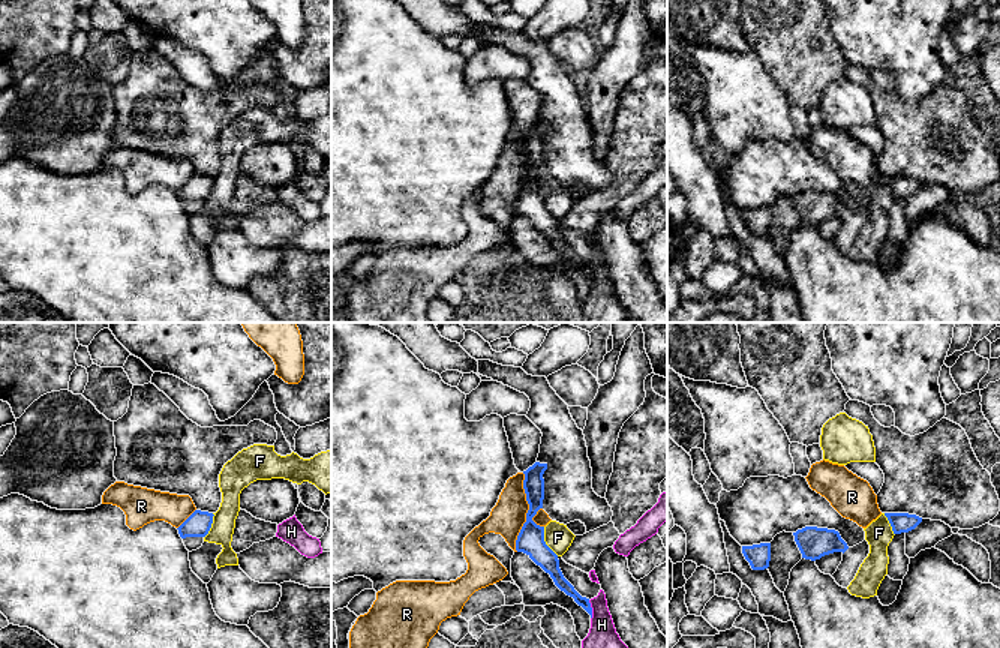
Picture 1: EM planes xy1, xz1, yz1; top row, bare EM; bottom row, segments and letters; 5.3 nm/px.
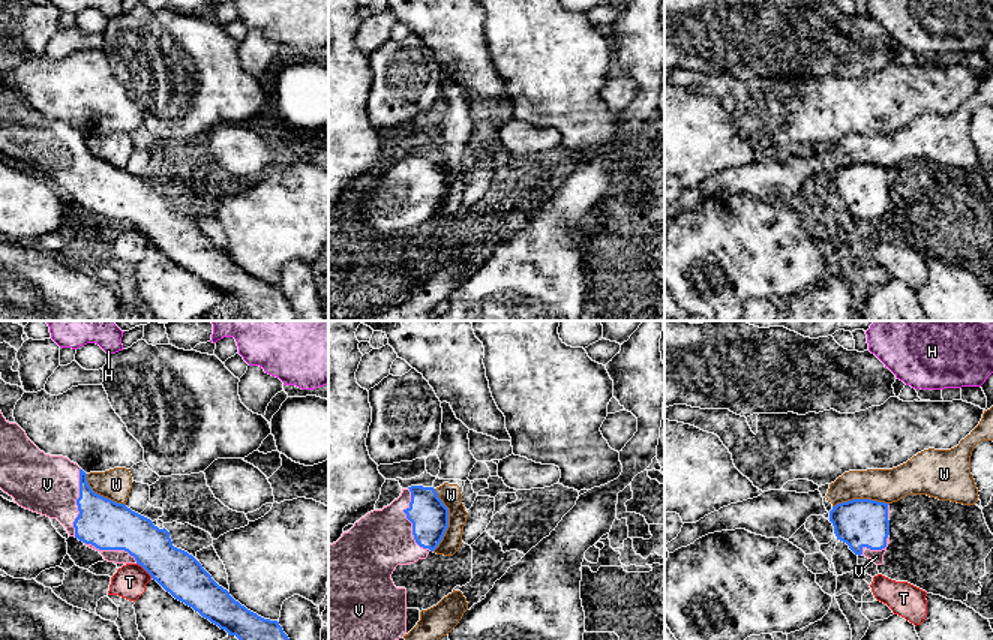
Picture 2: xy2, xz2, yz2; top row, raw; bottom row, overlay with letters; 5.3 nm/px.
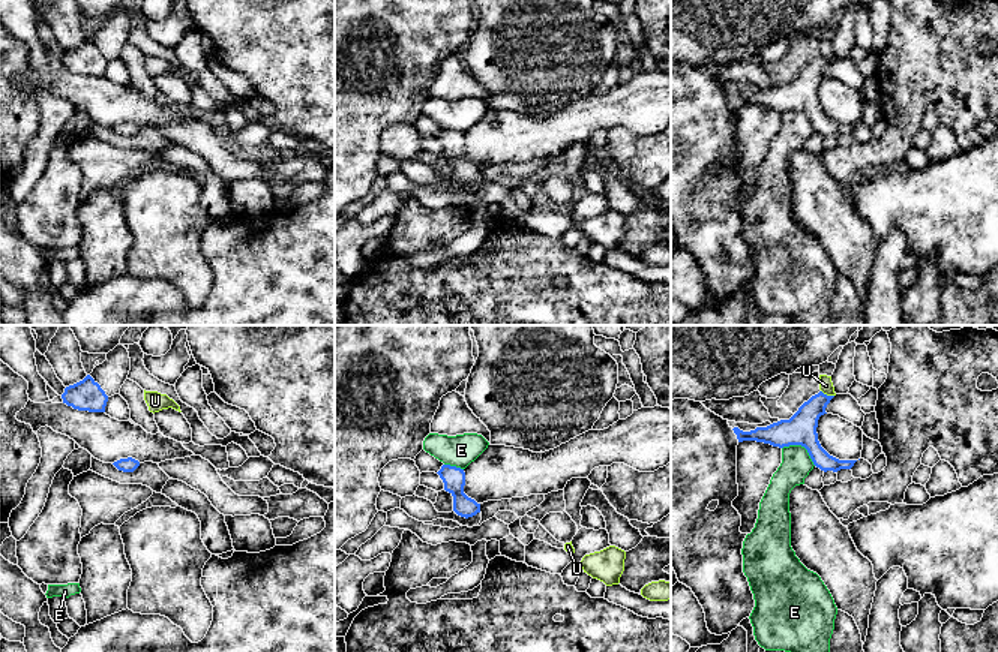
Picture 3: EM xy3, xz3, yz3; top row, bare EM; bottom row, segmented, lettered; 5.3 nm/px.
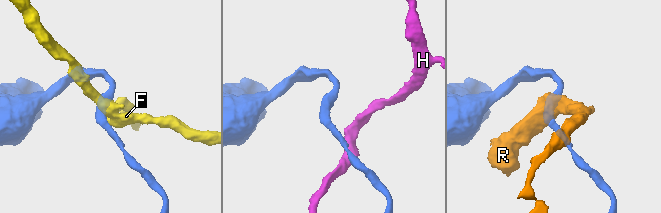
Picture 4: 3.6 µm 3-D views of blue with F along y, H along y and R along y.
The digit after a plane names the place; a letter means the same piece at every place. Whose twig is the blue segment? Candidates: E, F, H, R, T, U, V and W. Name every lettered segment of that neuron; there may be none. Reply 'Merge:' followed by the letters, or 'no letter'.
Merge: V

